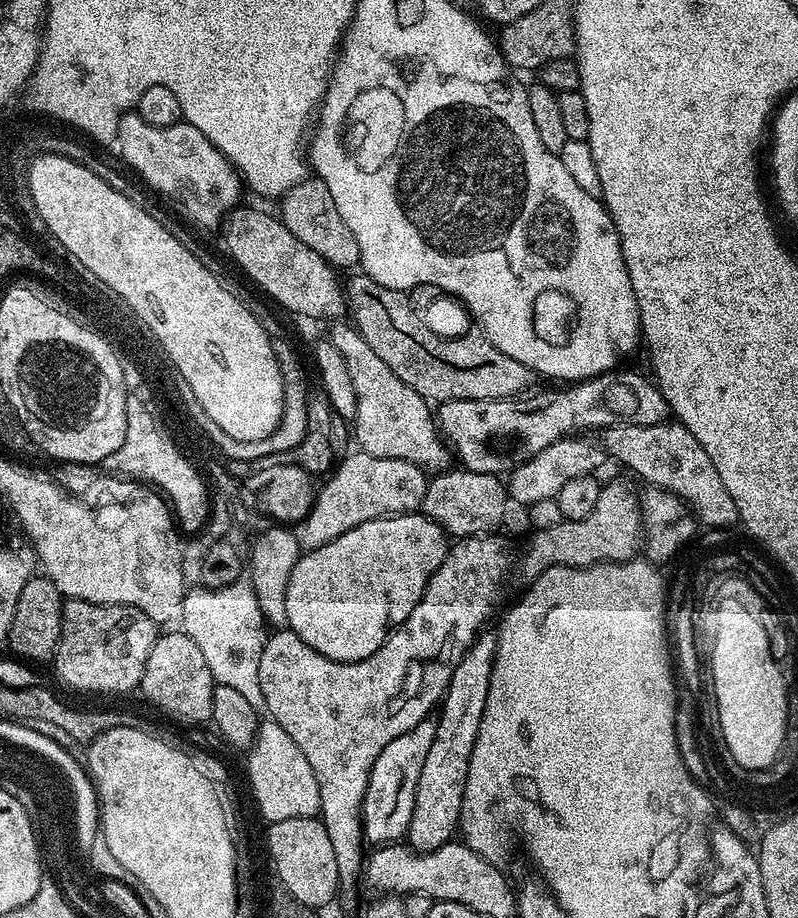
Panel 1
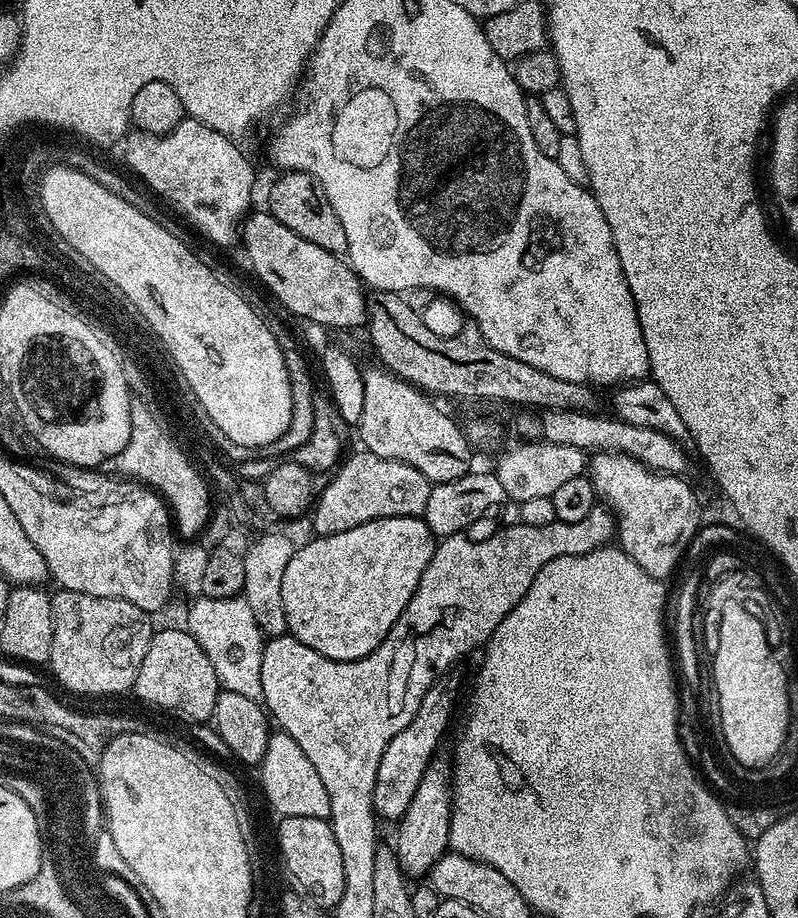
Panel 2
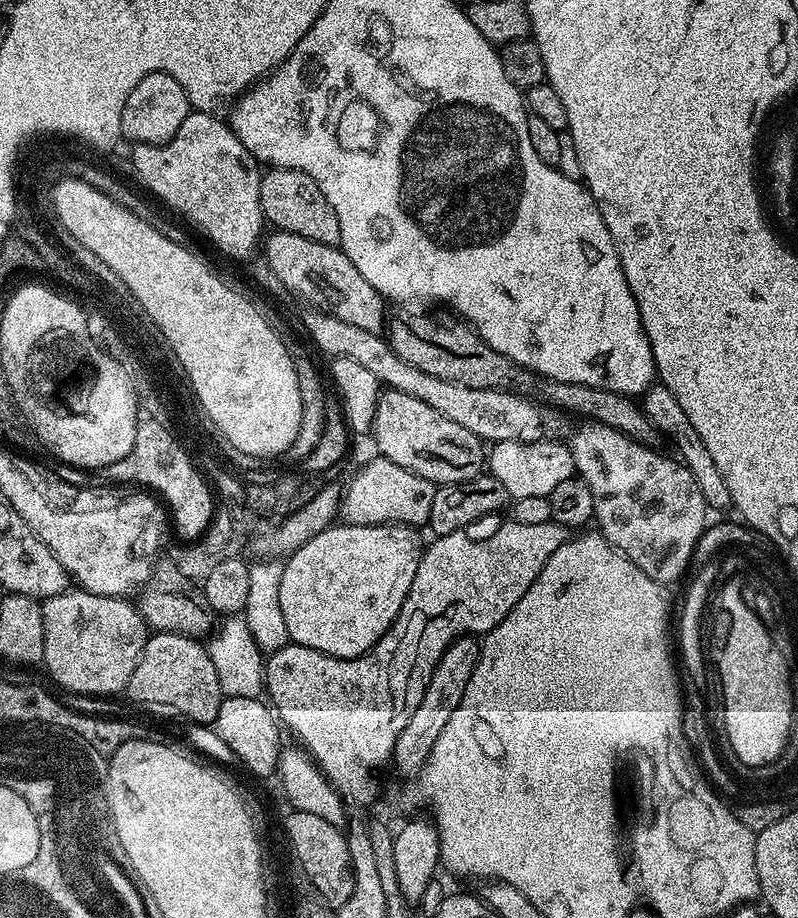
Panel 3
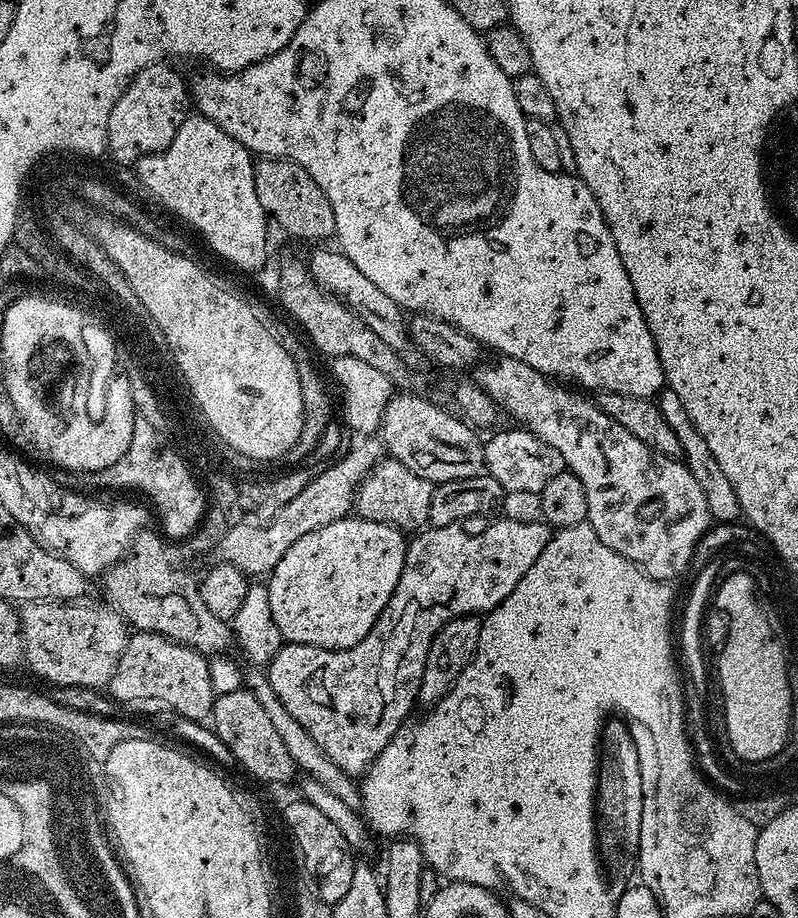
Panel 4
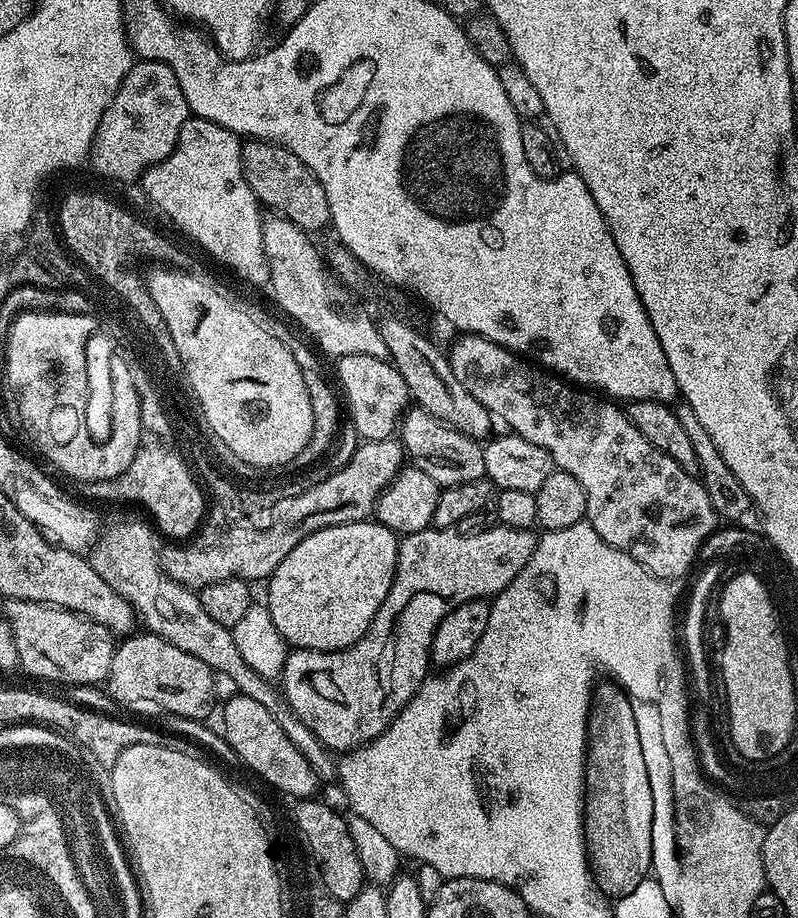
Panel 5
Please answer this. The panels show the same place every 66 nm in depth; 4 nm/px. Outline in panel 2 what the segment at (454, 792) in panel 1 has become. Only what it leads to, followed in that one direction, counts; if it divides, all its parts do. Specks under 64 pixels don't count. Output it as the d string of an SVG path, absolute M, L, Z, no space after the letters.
M433 758L428 763L426 774L422 774L422 782L418 782L418 790L414 790L414 798L410 798L410 806L406 806L406 814L401 816L396 828L394 849L397 860L405 877L427 877L432 867L449 851L450 818L452 817L452 765L446 759Z

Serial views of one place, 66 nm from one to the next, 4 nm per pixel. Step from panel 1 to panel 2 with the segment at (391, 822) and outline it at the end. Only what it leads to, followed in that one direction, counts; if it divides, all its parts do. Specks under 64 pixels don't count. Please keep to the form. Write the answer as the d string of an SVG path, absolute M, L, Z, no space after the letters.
M456 670L449 671L439 677L435 684L424 690L424 696L418 704L418 714L410 718L410 722L386 746L386 754L382 754L382 762L378 762L378 778L374 782L374 802L377 817L384 816L391 822L399 821L406 814L406 806L410 806L410 798L414 798L414 790L418 790L418 782L422 782L422 774L426 774L428 763L437 755L436 747L452 720L452 710L456 706L456 695L460 692L460 676Z

